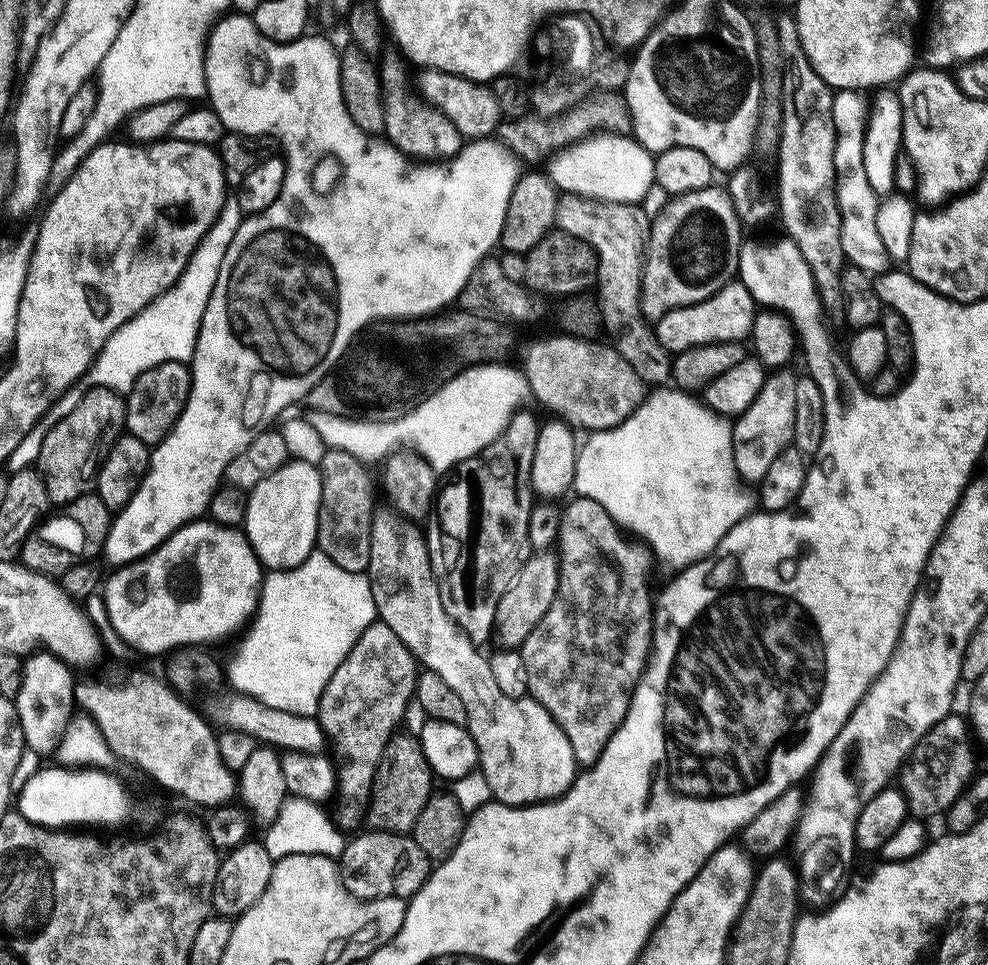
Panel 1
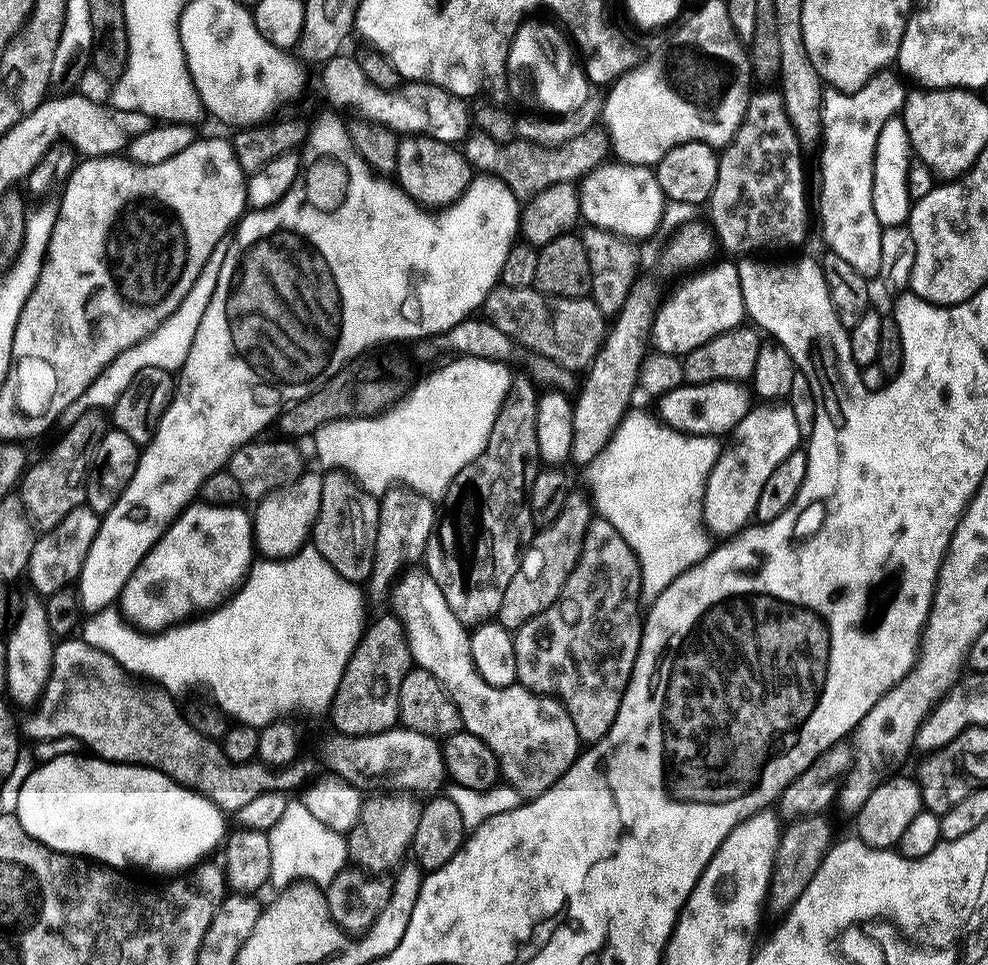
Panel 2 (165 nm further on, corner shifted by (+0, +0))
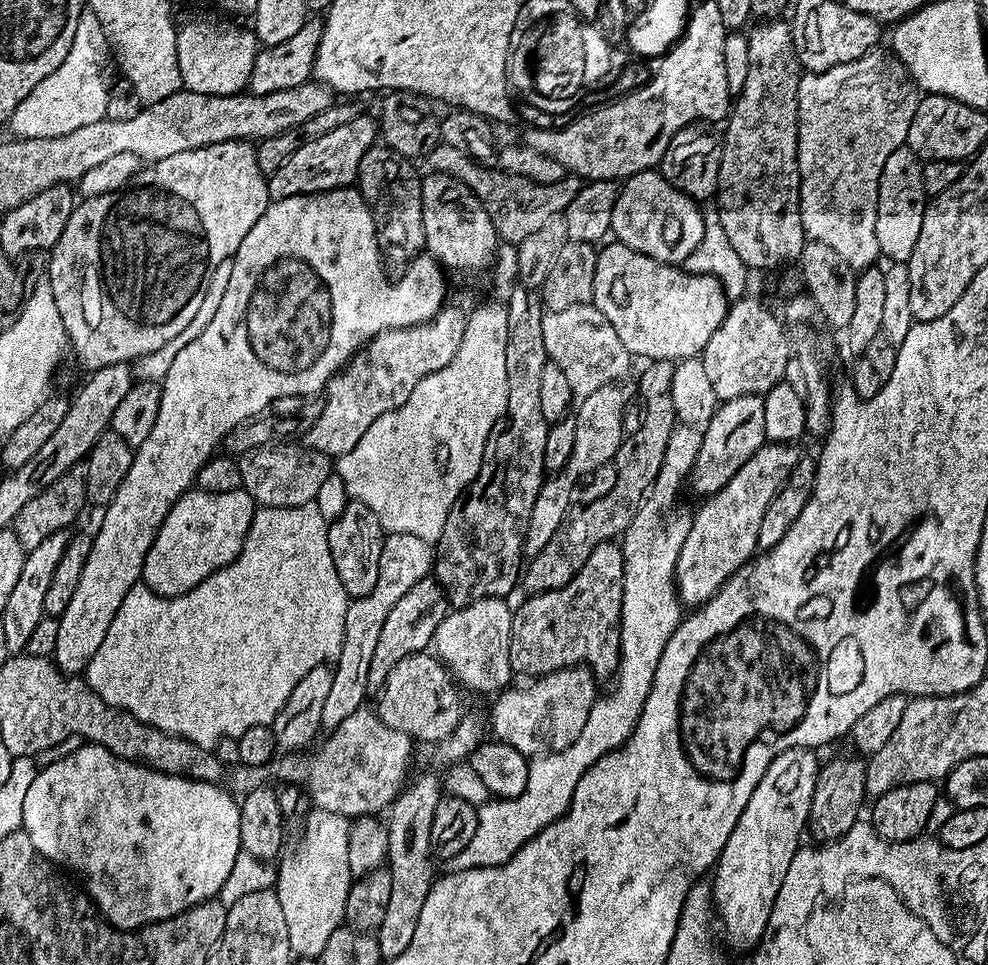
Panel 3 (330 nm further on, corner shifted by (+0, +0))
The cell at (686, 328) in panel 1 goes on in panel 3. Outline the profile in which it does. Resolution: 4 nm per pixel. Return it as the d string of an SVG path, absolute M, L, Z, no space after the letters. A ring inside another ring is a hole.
M619 242L605 243L599 249L596 269L592 275L592 299L600 315L610 322L615 333L621 338L625 350L633 357L645 356L645 361L684 360L688 356L699 356L706 342L722 326L726 318L730 301L724 295L724 287L713 276L698 276L694 272L685 272L683 267L663 264L641 252L626 247Z

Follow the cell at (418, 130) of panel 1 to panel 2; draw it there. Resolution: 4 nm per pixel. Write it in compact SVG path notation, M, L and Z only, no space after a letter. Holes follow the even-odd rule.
M429 134L403 137L398 146L398 162L394 173L399 187L417 204L428 210L443 210L456 203L460 195L468 189L474 169L465 155L455 150L457 149L451 143L438 141Z

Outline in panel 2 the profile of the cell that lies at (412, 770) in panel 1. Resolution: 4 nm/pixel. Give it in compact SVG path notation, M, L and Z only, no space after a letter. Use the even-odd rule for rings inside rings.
M406 794L383 795L369 795L365 799L360 821L346 836L348 859L353 865L356 863L360 867L357 869L364 874L380 874L376 872L388 871L391 873L405 859L405 857L403 858L404 852L406 856L406 853L412 847L414 830L418 830L421 805L415 804L412 801L415 799Z

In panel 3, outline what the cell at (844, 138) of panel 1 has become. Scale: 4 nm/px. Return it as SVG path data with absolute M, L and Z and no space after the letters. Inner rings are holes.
M891 51L867 52L854 62L825 72L801 75L796 88L796 141L800 151L800 213L805 233L826 242L852 270L871 268L880 256L874 234L880 175L886 158L895 148L905 147L914 110L922 96L908 68Z

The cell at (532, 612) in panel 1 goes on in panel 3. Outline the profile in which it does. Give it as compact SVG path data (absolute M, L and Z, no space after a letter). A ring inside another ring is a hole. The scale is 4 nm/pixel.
M654 360L643 365L644 373L640 376L640 400L644 403L644 406L639 409L640 411L640 425L633 432L627 433L624 439L620 441L620 445L618 446L618 450L614 455L609 458L606 462L602 462L602 466L598 466L598 470L594 470L587 476L587 478L579 481L574 489L575 499L569 503L568 508L564 512L564 517L562 518L562 522L558 526L558 530L554 530L554 534L550 538L548 542L546 542L546 546L542 546L540 550L538 550L536 556L531 557L527 561L528 565L523 565L522 575L519 577L518 584L522 589L525 588L525 593L528 596L538 596L541 592L552 592L556 588L560 588L564 584L570 583L572 581L572 577L575 576L577 570L580 569L582 565L586 562L586 558L590 558L590 550L594 550L594 546L598 546L602 542L606 542L607 540L615 541L617 537L619 537L622 533L627 531L629 524L632 522L633 516L636 515L643 499L648 495L653 481L656 480L656 474L660 469L660 462L664 457L664 450L668 445L670 438L672 437L672 431L677 428L678 421L676 419L676 411L674 410L674 406L670 402L670 378L672 377L672 366L673 361L670 360Z

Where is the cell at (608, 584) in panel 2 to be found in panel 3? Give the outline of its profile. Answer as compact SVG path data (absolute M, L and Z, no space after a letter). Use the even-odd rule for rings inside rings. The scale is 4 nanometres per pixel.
M607 540L590 550L590 558L586 558L570 583L552 592L528 596L528 604L513 611L512 636L508 639L511 671L529 672L532 678L577 666L611 673L621 657L620 607L623 597L624 550L619 543Z

